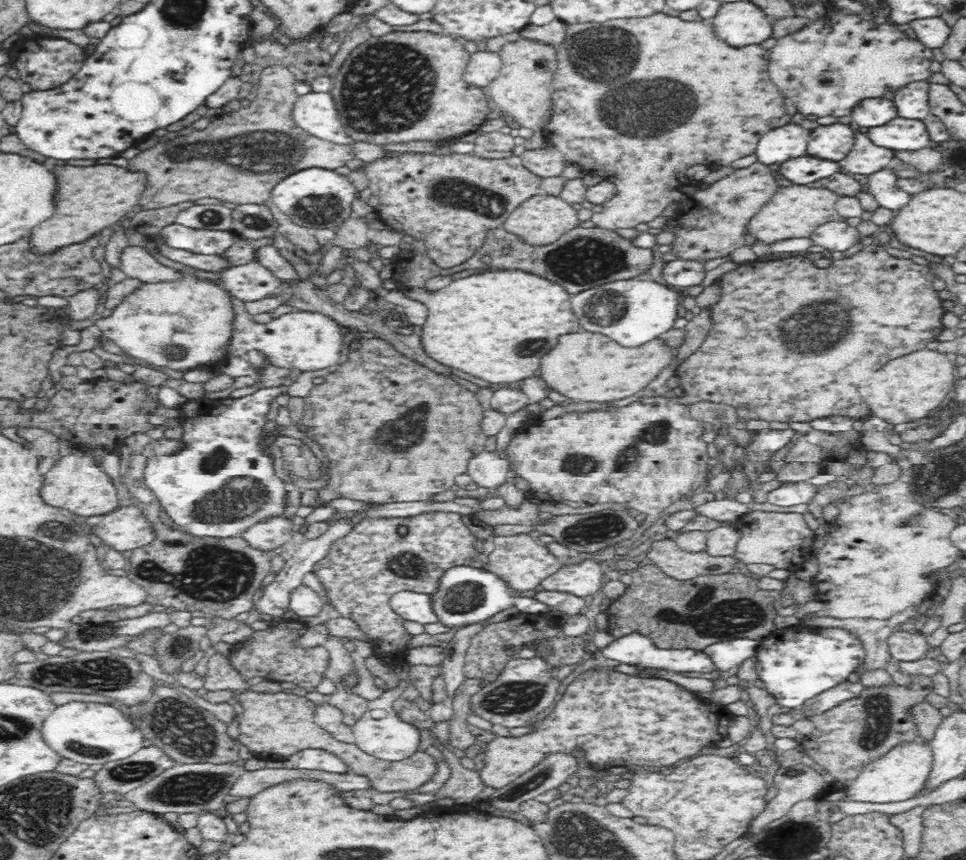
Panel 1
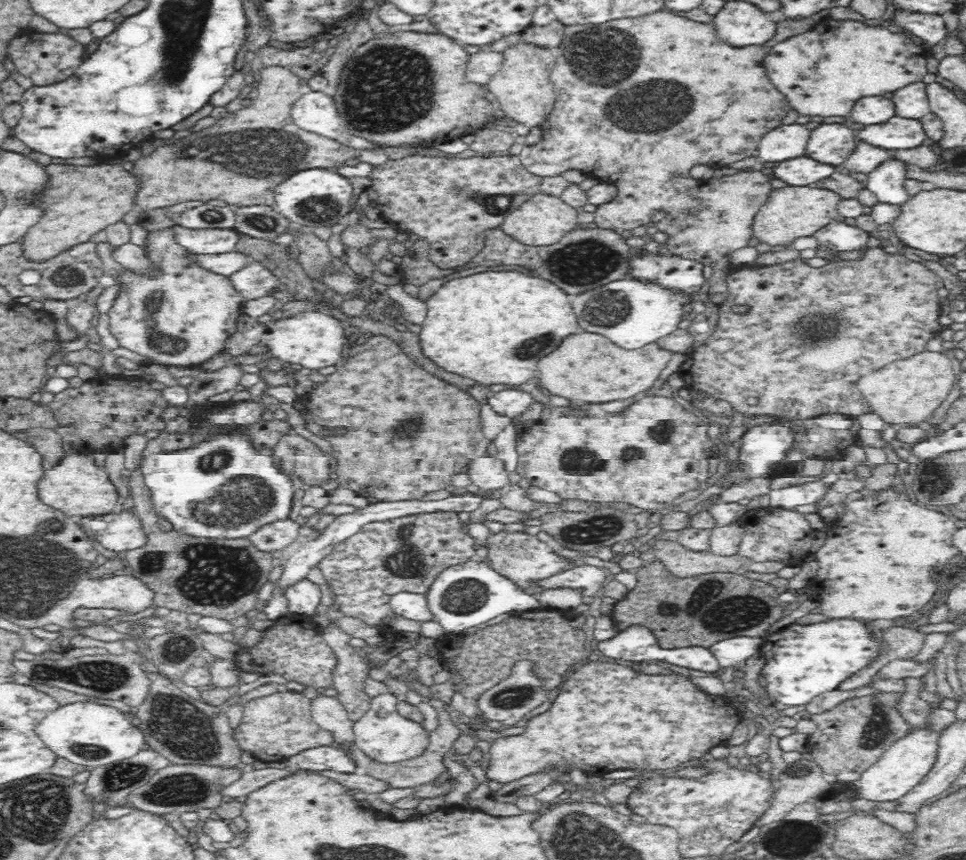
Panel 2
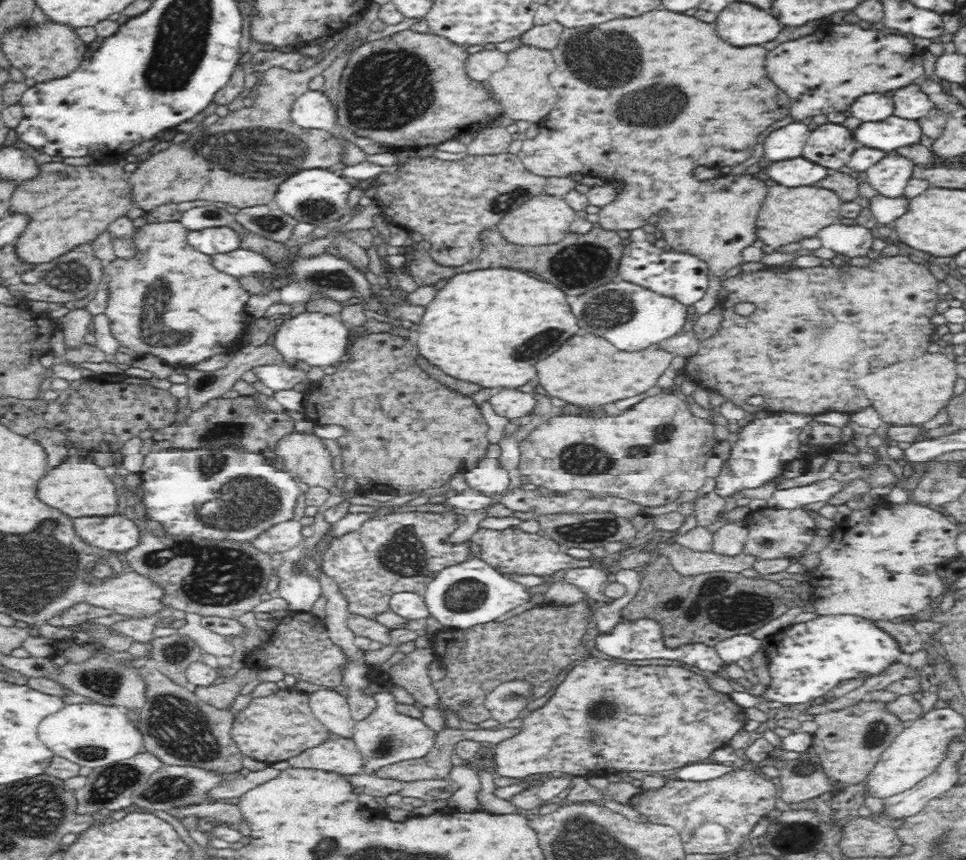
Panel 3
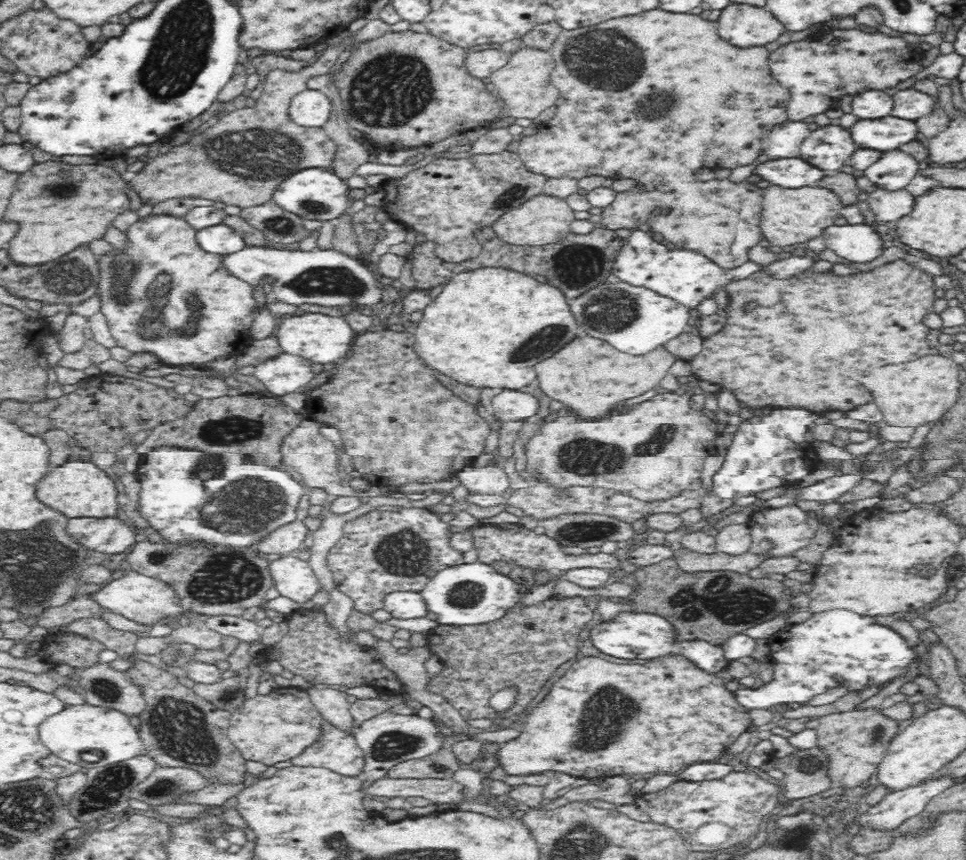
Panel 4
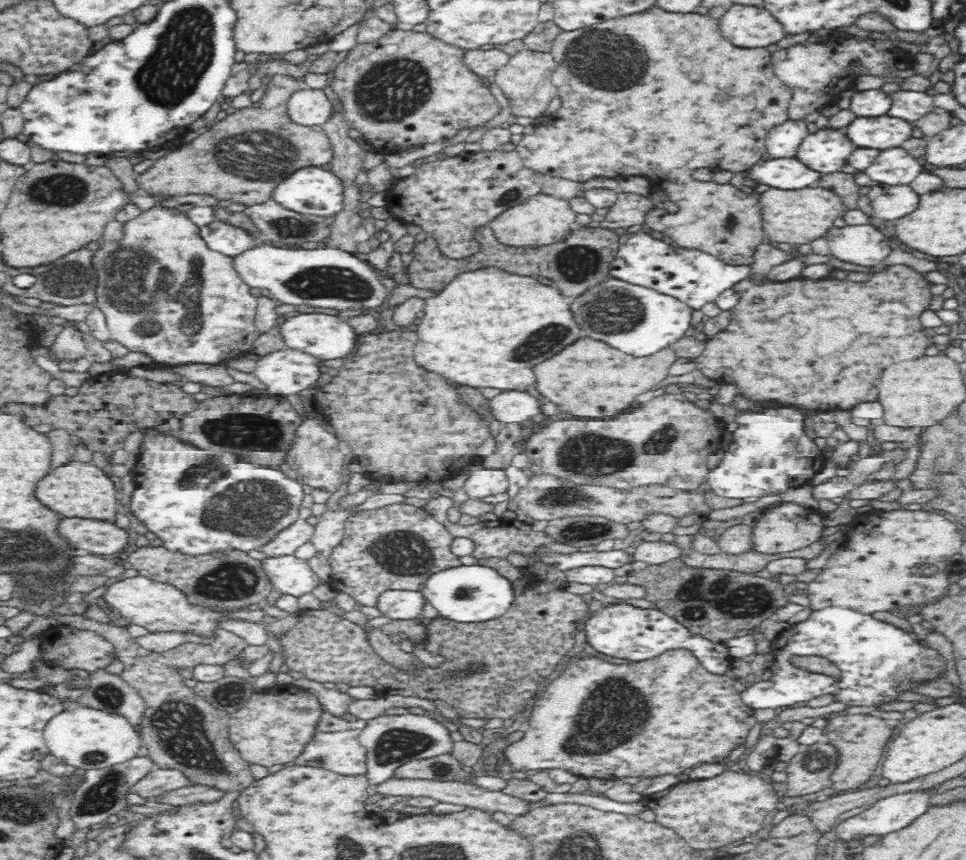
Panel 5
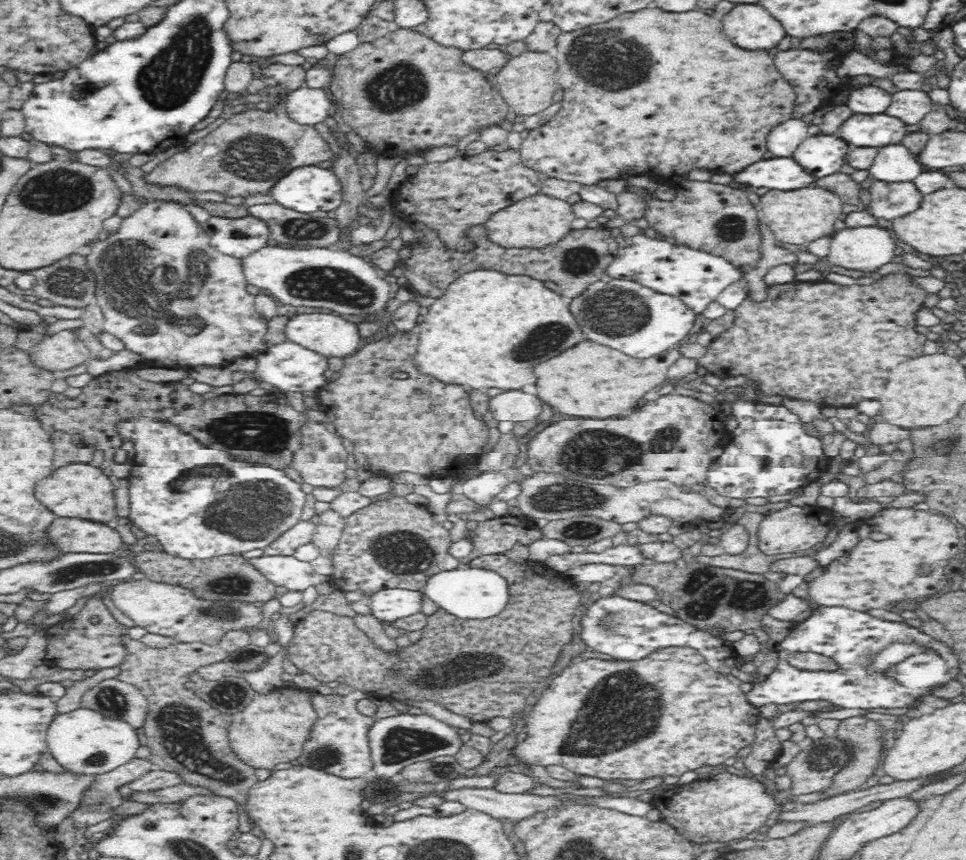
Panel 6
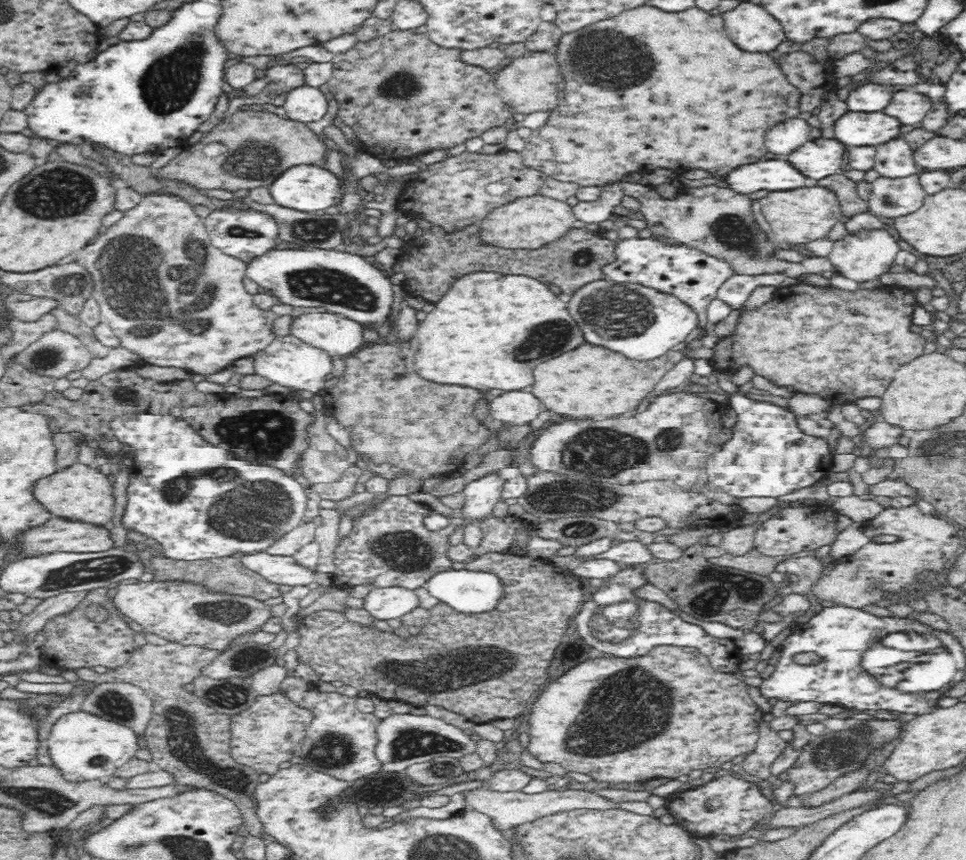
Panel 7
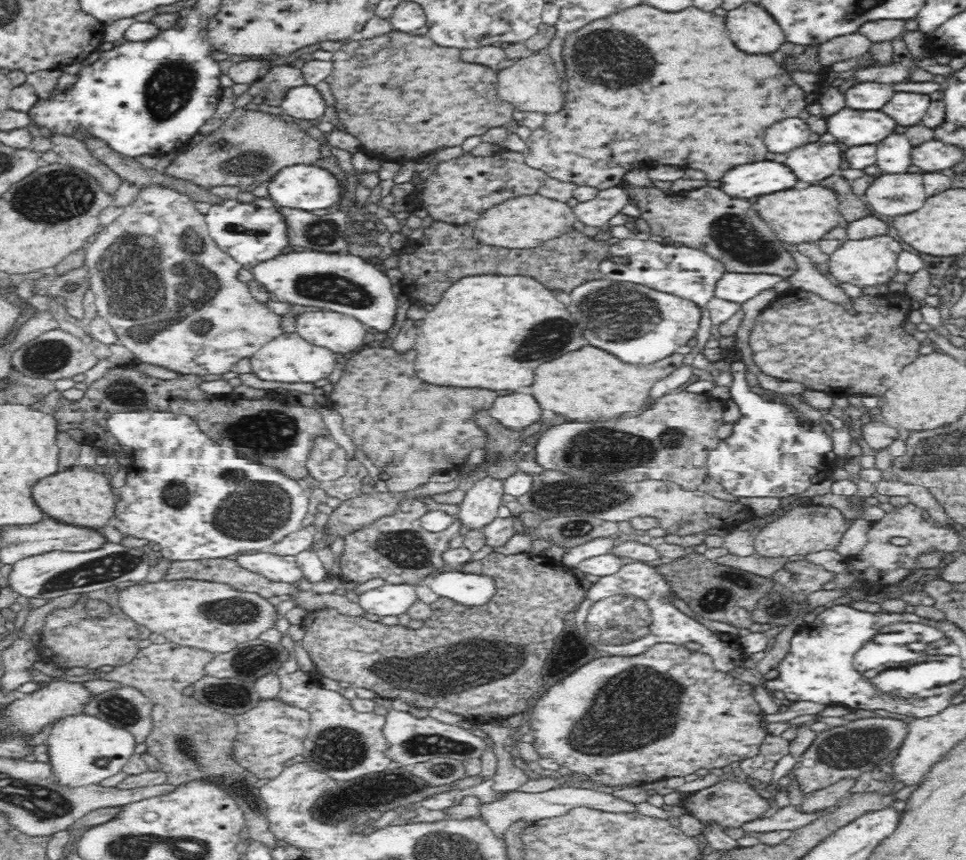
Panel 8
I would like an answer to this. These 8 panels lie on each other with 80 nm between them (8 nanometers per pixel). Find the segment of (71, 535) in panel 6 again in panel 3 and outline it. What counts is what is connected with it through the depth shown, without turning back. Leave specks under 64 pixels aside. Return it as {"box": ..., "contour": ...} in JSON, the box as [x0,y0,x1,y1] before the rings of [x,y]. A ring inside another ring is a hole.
{"box":[74,513,141,554],"contour":[[[119,513],[74,519],[74,531],[92,547],[114,554],[137,548],[141,540],[140,530],[131,517]]]}

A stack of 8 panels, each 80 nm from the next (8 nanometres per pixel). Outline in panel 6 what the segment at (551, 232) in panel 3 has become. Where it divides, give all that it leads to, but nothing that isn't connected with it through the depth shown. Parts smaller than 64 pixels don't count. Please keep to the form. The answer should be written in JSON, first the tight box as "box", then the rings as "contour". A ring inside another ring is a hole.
{"box":[484,192,577,249],"contour":[[[541,192],[503,209],[486,220],[484,226],[488,231],[488,238],[500,246],[511,249],[524,247],[537,249],[551,247],[555,242],[565,239],[575,218],[577,217],[568,202]]]}

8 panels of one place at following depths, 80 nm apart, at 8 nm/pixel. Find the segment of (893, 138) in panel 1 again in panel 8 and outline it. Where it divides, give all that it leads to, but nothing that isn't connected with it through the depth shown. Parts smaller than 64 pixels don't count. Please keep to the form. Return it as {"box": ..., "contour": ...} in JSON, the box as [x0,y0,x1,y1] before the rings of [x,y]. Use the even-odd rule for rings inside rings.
{"box":[826,108,900,146],"contour":[[[850,108],[832,114],[826,122],[827,132],[834,134],[836,140],[846,146],[878,144],[880,140],[894,134],[896,128],[900,128],[884,112],[852,112]]]}

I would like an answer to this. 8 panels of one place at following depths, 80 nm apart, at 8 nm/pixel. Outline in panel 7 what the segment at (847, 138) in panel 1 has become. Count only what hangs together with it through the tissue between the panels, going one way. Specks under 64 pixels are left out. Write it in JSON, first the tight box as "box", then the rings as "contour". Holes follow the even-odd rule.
{"box":[788,138,844,180],"contour":[[[816,138],[802,144],[802,148],[790,154],[788,160],[808,178],[820,180],[840,172],[844,162],[844,144],[834,138]]]}

